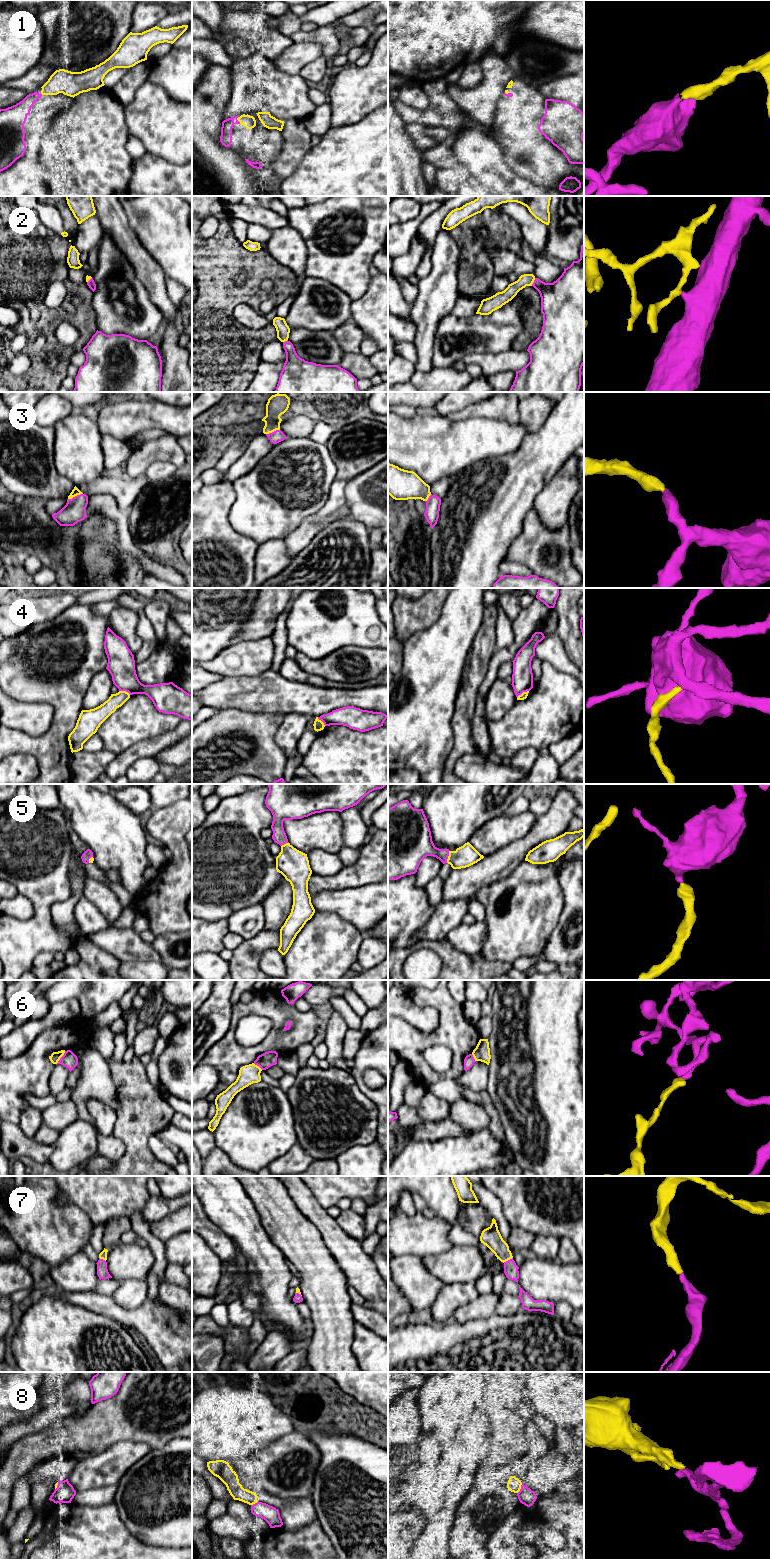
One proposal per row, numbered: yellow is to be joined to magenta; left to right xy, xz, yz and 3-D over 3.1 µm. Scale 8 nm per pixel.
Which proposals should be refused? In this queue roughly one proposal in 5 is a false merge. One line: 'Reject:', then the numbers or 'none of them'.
Reject: 2, 4, 6, 8

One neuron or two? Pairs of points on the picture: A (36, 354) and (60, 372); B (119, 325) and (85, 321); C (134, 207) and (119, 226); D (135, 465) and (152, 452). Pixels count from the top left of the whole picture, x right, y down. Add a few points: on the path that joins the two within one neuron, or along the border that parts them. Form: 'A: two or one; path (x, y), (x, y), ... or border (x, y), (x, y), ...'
A: one; path (38, 362), (48, 373), (52, 373)
B: two; border (91, 299), (97, 329)
C: two; border (121, 206), (130, 228), (138, 237)
D: one; path (139, 461), (148, 454)

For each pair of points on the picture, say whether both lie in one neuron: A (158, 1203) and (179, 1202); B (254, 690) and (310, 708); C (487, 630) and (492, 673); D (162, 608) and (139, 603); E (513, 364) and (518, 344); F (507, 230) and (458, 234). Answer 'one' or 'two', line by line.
A: one
B: one
C: two
D: two
E: two
F: one

